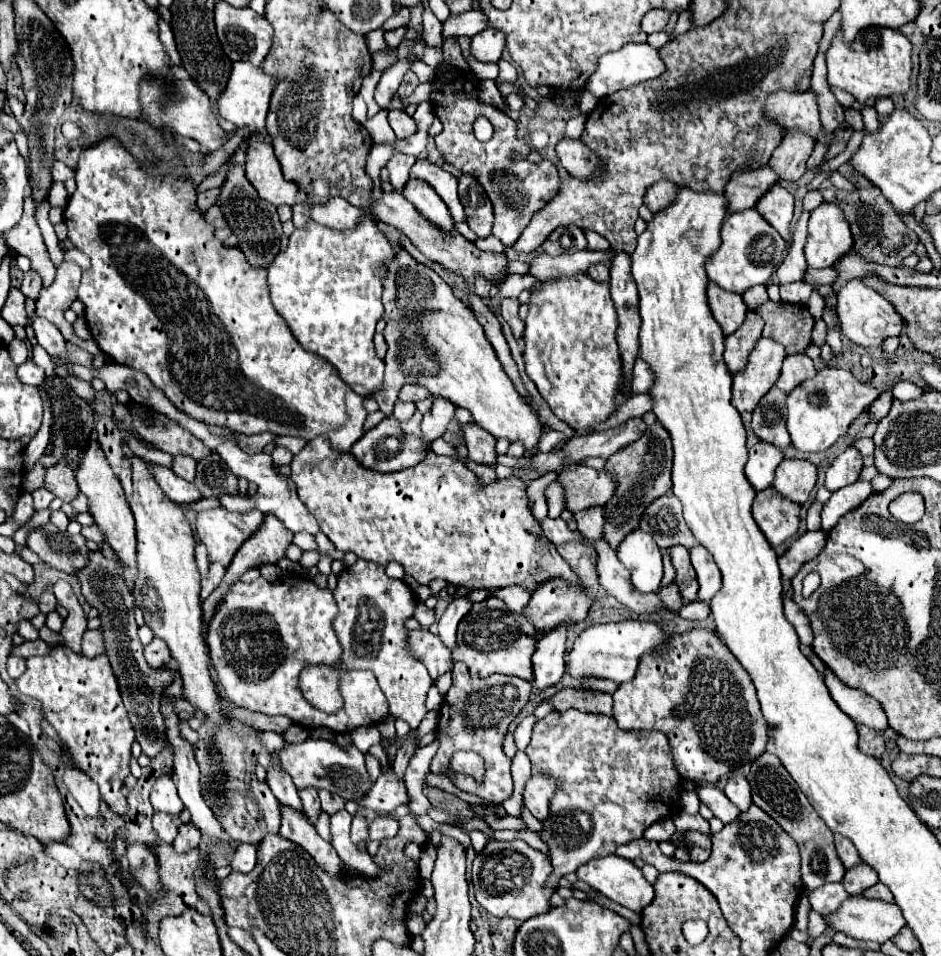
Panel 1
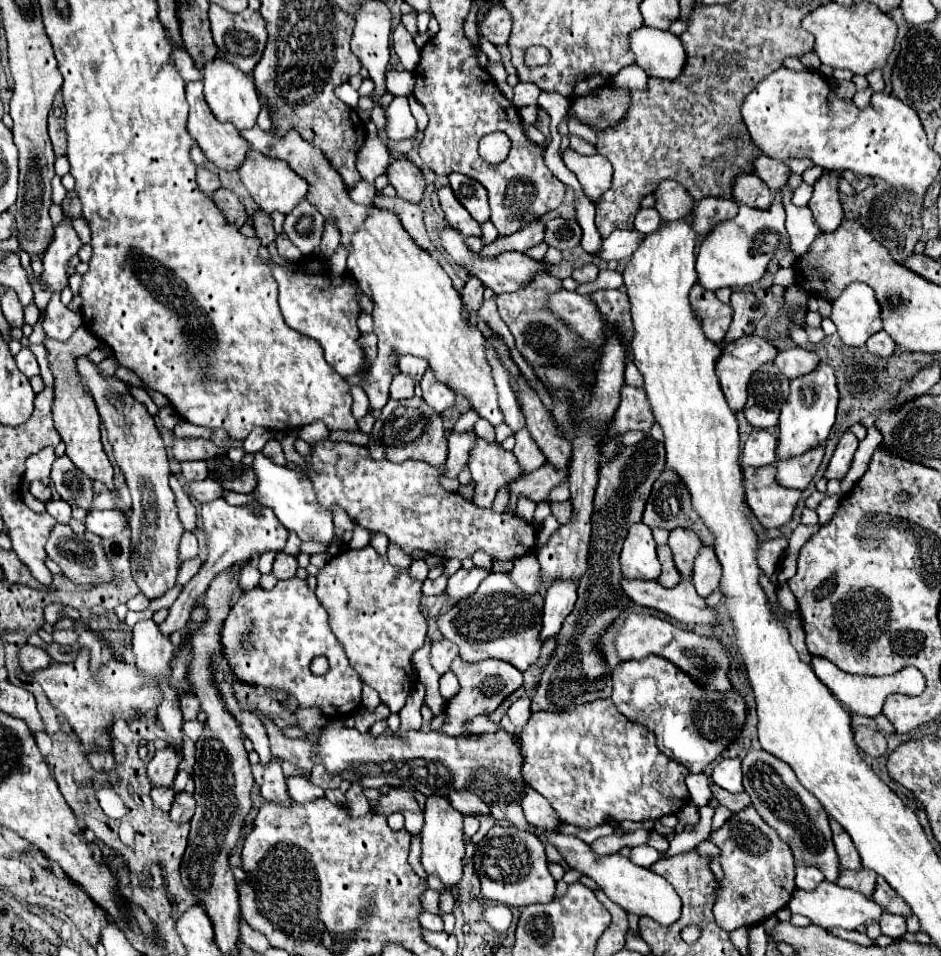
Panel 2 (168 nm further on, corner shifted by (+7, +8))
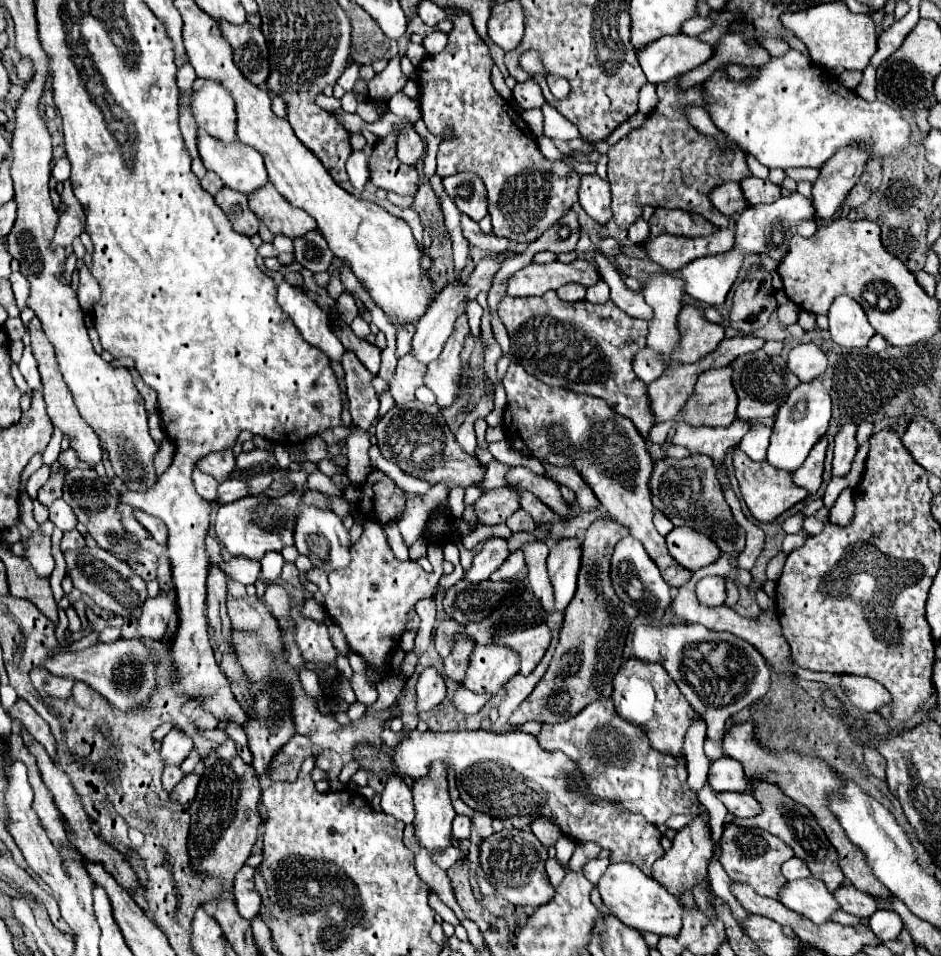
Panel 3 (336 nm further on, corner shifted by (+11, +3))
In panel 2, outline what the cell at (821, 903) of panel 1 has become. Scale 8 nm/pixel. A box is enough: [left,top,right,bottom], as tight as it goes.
[795,866,825,890]

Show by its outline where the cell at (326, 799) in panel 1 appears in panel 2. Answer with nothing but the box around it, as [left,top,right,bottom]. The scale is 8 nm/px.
[309,764,341,790]

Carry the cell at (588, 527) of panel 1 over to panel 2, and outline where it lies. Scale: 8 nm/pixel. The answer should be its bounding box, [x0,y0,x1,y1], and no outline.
[551,502,573,524]

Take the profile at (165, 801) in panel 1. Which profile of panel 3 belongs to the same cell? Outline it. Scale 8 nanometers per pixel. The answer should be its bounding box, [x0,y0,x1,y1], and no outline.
[161,727,193,765]

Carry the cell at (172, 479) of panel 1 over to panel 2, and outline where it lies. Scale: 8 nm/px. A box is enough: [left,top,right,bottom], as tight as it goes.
[189,480,223,504]

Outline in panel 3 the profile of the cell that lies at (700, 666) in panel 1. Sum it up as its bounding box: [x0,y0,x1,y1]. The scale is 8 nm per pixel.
[611,659,695,755]

